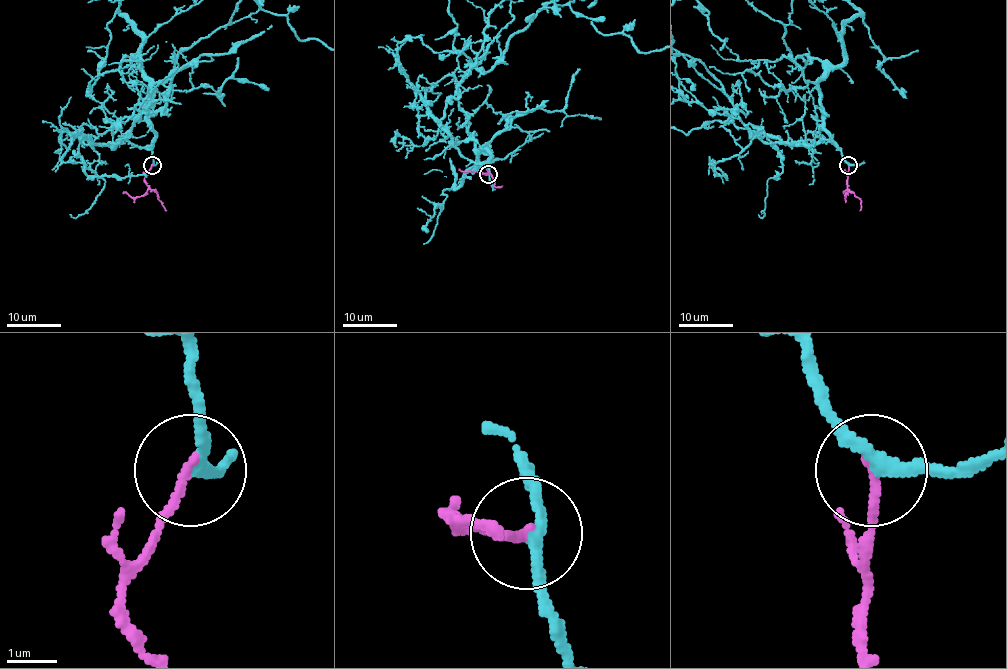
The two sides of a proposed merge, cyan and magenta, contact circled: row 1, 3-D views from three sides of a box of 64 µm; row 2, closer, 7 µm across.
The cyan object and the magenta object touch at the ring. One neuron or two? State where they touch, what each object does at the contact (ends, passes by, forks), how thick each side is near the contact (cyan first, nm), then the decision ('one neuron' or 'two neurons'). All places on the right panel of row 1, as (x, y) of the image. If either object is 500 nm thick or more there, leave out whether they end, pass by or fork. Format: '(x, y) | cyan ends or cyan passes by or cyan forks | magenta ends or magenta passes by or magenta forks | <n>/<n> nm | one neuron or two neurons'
(848, 165) | cyan passes by | magenta ends | 240/170 nm | one neuron

